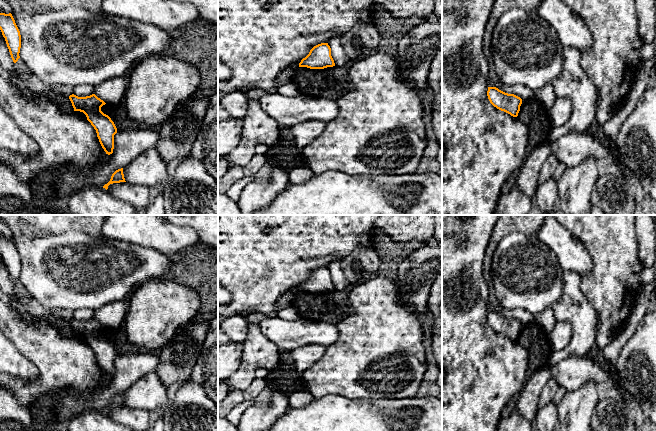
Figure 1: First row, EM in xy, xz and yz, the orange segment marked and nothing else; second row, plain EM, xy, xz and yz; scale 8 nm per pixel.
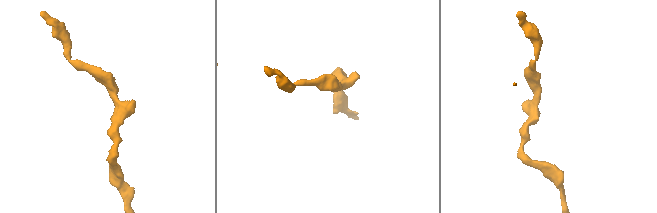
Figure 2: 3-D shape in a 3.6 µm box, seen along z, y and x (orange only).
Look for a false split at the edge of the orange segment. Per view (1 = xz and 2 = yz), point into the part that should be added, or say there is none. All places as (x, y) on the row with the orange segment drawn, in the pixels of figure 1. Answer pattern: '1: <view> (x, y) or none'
1: none
2: none

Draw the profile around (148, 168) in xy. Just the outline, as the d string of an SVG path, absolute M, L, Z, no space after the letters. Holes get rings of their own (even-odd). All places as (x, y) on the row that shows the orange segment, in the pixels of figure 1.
M155 147L138 154L123 167L123 174L126 182L148 188L163 185L170 177L167 162L161 158Z

